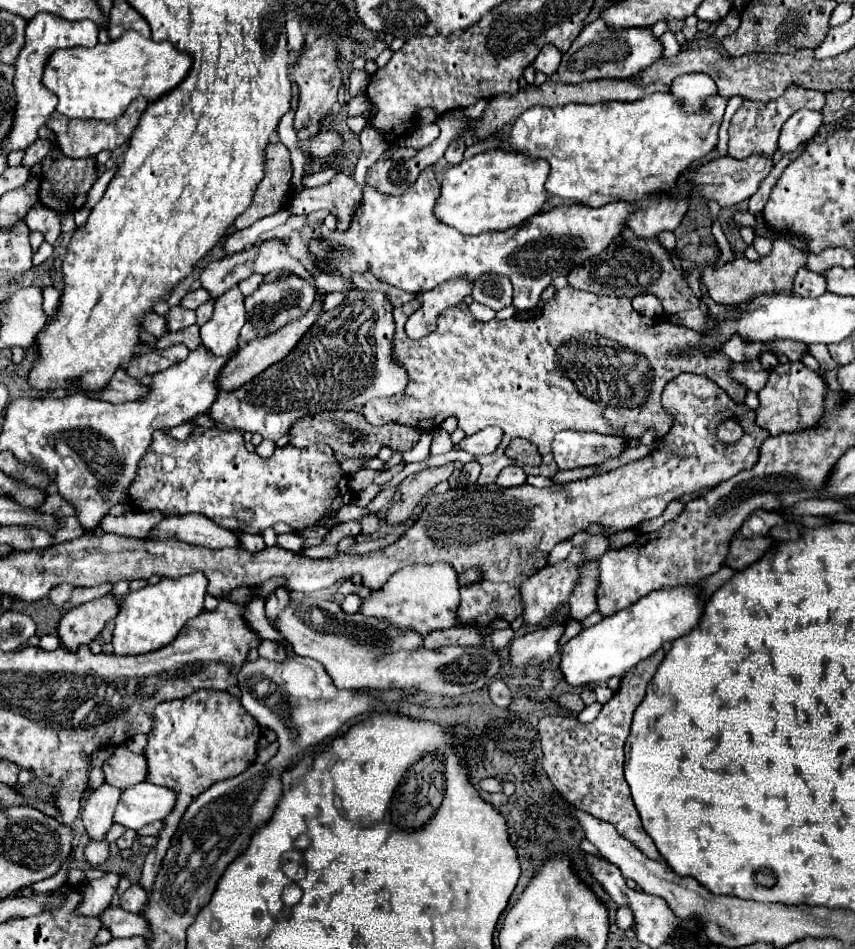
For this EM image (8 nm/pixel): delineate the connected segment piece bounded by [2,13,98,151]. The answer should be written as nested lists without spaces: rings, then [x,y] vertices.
[[[38,13],[26,25],[26,45],[16,59],[16,73],[14,73],[14,93],[16,93],[16,111],[14,123],[8,137],[2,141],[4,151],[26,149],[30,143],[38,139],[38,129],[48,121],[50,113],[54,111],[58,97],[52,95],[42,85],[42,73],[48,57],[56,49],[64,47],[92,47],[98,43],[98,25],[92,21],[66,21],[52,13]]]

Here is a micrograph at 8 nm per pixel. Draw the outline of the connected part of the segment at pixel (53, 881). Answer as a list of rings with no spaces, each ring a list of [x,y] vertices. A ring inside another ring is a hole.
[[[68,855],[68,863],[63,863],[59,871],[53,876],[37,883],[34,889],[39,893],[44,893],[57,889],[67,883],[67,868],[72,865],[72,855]],[[38,887],[40,888],[38,890]]]

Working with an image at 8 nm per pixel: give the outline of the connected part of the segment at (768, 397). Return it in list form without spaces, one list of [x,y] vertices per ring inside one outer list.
[[[802,361],[780,363],[770,371],[766,387],[758,393],[760,407],[756,409],[756,425],[766,429],[770,435],[802,431],[814,427],[824,413],[824,395],[828,393],[826,381],[820,371],[808,369]]]

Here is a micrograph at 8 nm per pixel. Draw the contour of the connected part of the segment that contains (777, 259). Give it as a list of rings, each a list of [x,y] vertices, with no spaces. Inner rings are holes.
[[[774,241],[770,255],[750,261],[746,257],[736,257],[722,267],[704,267],[700,281],[706,285],[706,293],[720,305],[744,305],[758,295],[770,295],[784,289],[792,289],[792,279],[800,267],[804,267],[806,253],[792,247],[788,241]]]

